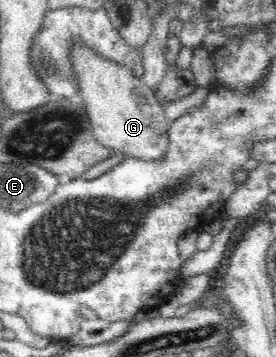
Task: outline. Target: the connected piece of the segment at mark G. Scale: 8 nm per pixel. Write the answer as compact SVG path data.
M83 42L71 46L70 65L78 80L78 100L84 104L95 140L99 144L119 151L125 157L144 161L159 160L169 146L165 104L129 68L99 57L99 53Z

